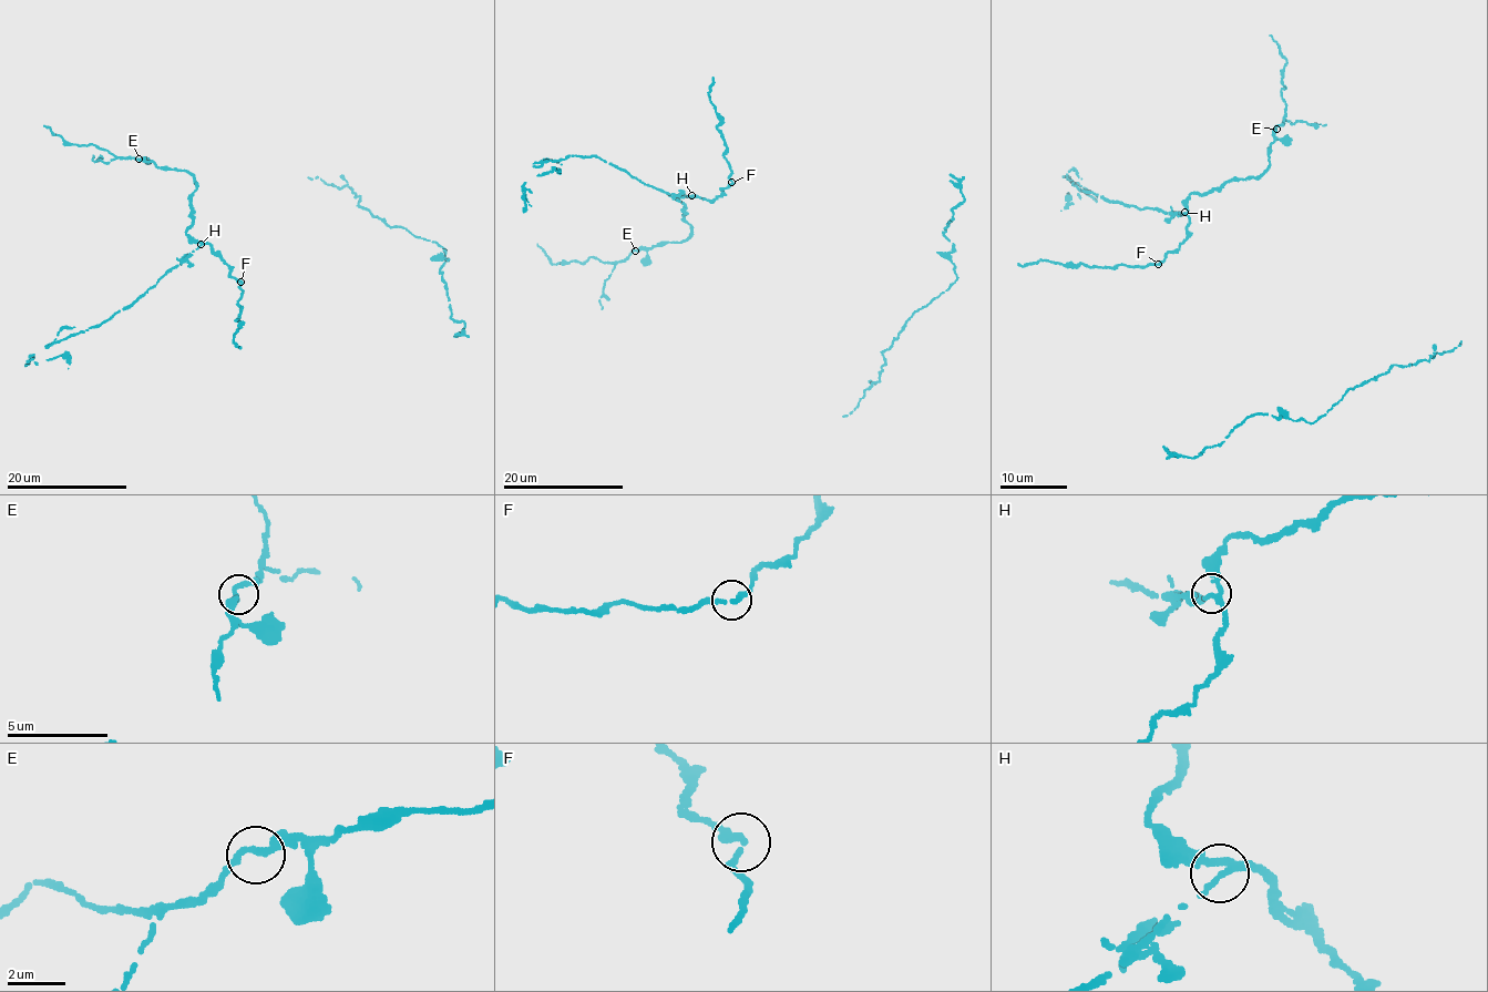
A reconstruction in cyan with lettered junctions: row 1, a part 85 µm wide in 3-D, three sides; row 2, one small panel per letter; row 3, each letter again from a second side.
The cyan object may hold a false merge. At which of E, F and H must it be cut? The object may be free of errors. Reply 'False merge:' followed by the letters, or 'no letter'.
False merge: H

